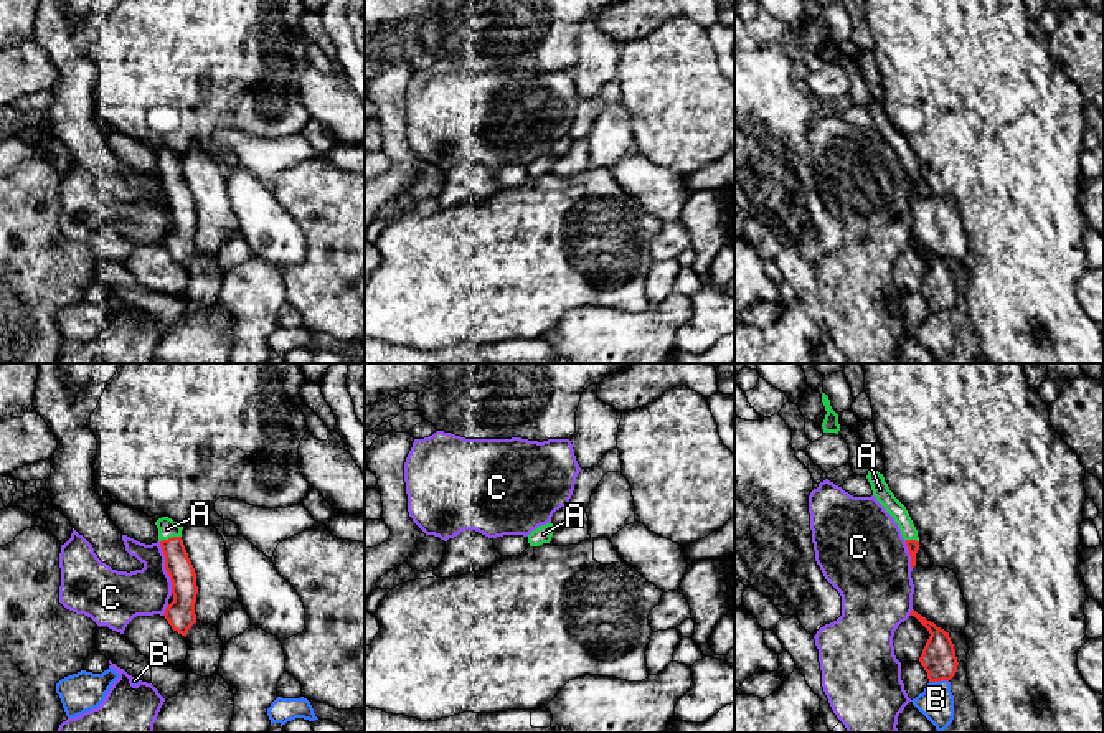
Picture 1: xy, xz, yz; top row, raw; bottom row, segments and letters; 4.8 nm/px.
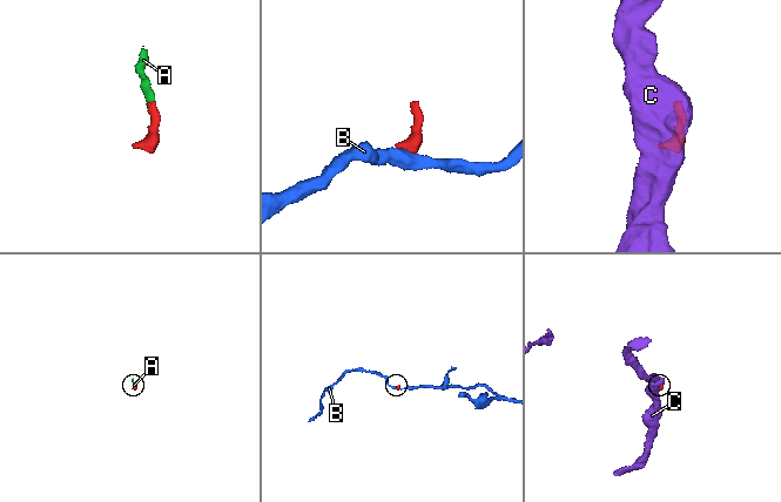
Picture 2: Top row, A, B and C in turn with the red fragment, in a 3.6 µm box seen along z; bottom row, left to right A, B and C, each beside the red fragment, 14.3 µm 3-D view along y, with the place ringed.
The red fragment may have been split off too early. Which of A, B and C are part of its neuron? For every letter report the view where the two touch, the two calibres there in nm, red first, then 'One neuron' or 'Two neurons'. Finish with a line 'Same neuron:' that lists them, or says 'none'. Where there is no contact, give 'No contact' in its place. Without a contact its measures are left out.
A: Touches red in xy. Thickness 130 nm (red) against 100 nm. One neuron
B: Touches red in yz. Thickness 170 nm (red) against 170 nm. Two neurons
C: Touches red in xy. Thickness 140 nm (red) against 240 nm. Two neurons
Same neuron: A

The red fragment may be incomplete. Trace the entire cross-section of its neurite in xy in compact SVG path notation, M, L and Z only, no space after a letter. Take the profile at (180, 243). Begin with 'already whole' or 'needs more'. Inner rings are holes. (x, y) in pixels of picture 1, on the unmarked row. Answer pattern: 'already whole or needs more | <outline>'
needs more | M168 147L158 149L155 155L173 225L163 246L173 261L186 267L188 259L196 253L196 203L182 170L183 157Z

